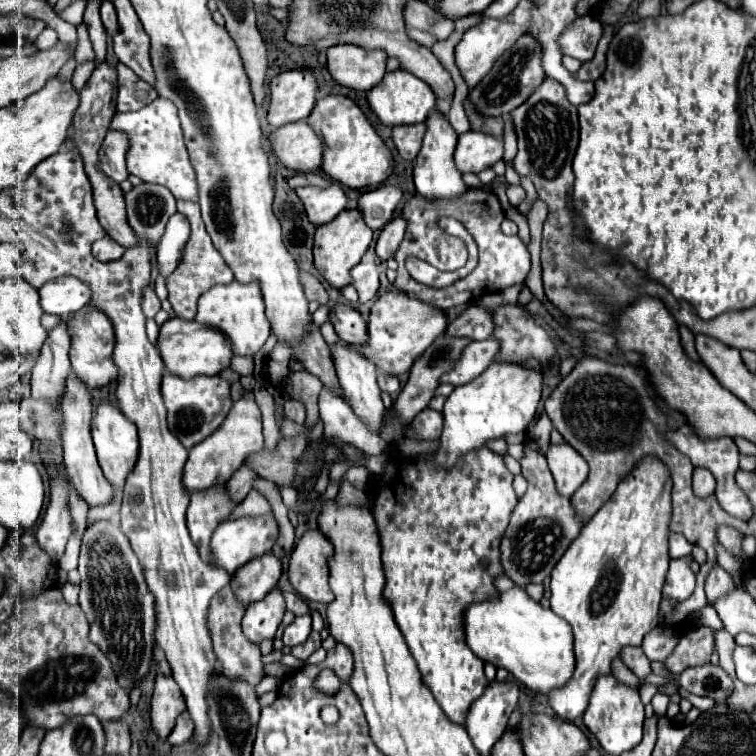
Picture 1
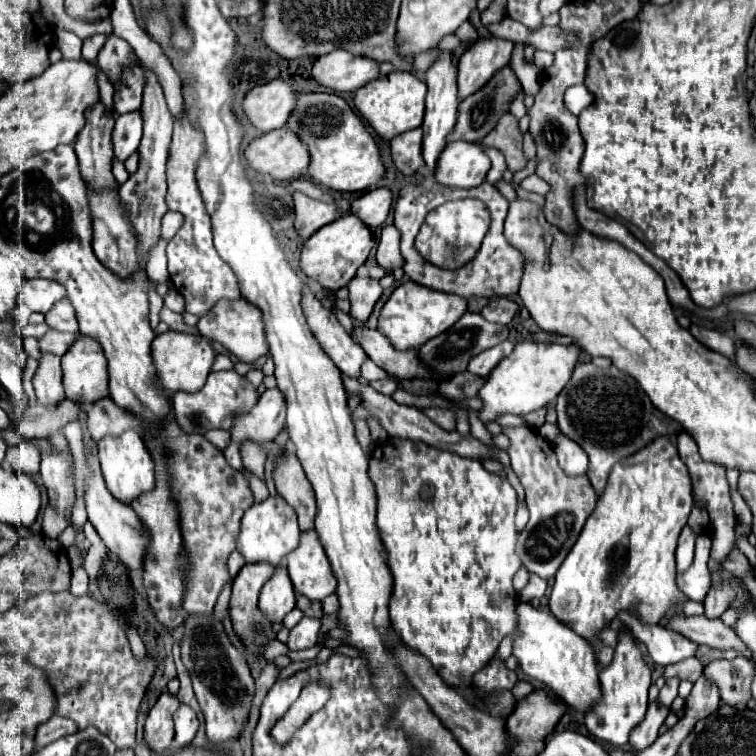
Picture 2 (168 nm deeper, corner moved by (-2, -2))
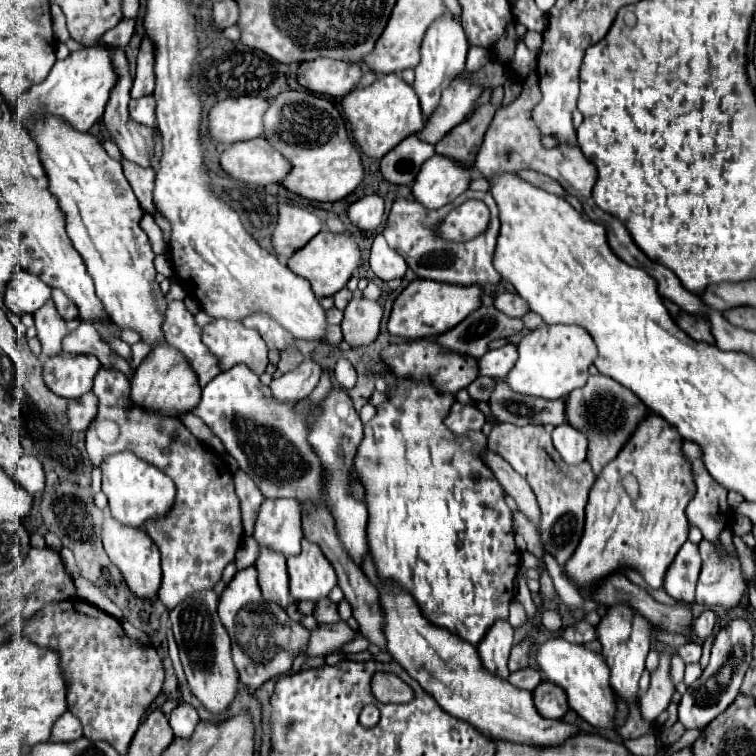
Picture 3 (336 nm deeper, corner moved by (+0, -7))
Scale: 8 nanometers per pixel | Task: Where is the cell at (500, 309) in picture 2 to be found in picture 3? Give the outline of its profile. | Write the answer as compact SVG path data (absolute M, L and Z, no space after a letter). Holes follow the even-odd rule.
M507 292L499 294L499 296L495 298L495 304L493 304L493 306L495 306L499 312L503 312L505 316L511 316L511 318L521 318L525 312L529 312L529 308L525 306L525 302L519 300L519 296L507 294Z

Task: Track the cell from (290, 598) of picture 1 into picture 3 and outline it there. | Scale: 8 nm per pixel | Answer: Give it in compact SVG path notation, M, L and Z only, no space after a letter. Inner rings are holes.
M329 598L325 600L317 600L315 608L313 608L313 618L323 624L323 622L337 622L339 614L337 614L337 604L333 604Z

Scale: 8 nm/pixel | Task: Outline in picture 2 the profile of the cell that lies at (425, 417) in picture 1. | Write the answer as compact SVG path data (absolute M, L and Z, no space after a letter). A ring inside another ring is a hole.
M429 407L429 409L425 409L423 411L431 421L435 421L439 427L443 427L443 429L447 429L447 431L451 431L451 429L455 429L455 425L457 425L457 419L455 419L455 411L451 411L451 409L441 409L441 407Z

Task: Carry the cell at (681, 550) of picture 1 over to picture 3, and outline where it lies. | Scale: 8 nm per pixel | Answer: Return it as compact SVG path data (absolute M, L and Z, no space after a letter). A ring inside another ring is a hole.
M687 540L665 574L665 584L663 584L665 592L675 600L693 602L699 570L701 570L701 558L697 544Z

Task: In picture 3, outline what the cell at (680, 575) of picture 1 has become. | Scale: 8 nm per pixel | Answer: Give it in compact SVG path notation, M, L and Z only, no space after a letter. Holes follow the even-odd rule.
M701 540L699 552L703 558L703 566L697 582L695 602L705 606L735 608L745 592L745 578L741 574L739 560L719 560L715 546L707 540Z

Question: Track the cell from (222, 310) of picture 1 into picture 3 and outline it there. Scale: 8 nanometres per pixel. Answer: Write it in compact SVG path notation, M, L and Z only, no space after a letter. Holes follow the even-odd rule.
M213 320L203 326L201 338L203 344L219 358L221 370L229 370L235 364L245 364L261 376L269 364L263 338L255 330L245 328L241 322Z

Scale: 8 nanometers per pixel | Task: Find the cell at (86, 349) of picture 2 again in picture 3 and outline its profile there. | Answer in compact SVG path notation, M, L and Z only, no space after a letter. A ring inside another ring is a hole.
M61 352L53 360L45 362L43 374L51 392L63 398L77 398L93 388L93 380L99 368L101 364L95 356Z

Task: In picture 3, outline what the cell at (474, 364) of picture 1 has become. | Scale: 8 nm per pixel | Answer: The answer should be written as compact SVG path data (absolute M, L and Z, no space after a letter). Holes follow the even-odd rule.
M505 344L501 348L489 350L477 364L479 374L489 376L489 378L505 378L507 372L515 366L515 360L517 360L515 344Z

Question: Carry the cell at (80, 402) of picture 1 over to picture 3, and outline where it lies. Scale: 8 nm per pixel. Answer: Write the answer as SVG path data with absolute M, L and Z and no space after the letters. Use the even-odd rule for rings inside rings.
M105 516L101 538L103 538L103 548L105 548L107 556L121 570L121 574L123 574L127 586L131 588L131 592L137 594L139 598L157 596L157 590L159 590L159 584L161 584L161 564L159 564L161 556L159 556L159 548L155 548L153 540L147 536L147 532L141 530L141 528L123 526L113 516Z

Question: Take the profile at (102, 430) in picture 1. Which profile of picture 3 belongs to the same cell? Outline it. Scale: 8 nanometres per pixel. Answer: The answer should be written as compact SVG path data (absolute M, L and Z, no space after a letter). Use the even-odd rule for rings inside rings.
M121 452L101 462L103 492L109 498L109 510L121 524L139 528L147 518L163 516L175 500L175 484L159 468L133 456L133 452Z

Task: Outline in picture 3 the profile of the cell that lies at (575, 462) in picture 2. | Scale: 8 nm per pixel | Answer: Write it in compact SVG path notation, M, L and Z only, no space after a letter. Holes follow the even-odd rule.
M561 424L553 430L551 438L553 438L557 452L567 464L581 464L585 460L587 438L579 430L571 428L569 424Z

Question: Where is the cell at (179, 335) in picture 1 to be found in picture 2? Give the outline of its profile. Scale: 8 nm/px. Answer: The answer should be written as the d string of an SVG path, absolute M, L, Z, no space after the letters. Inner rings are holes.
M167 331L167 333L161 333L153 339L151 357L153 357L155 373L159 377L157 381L163 389L167 387L167 391L171 391L171 393L175 393L175 391L193 393L193 391L201 389L207 375L211 373L211 367L213 367L213 361L215 361L215 351L213 351L211 343L203 337Z

